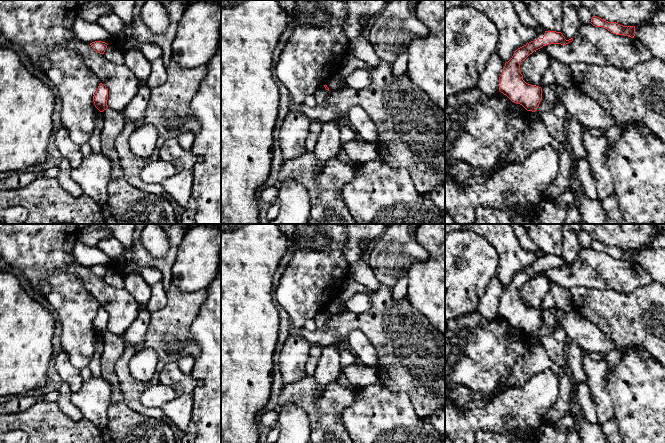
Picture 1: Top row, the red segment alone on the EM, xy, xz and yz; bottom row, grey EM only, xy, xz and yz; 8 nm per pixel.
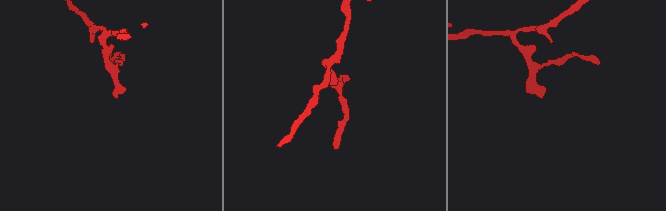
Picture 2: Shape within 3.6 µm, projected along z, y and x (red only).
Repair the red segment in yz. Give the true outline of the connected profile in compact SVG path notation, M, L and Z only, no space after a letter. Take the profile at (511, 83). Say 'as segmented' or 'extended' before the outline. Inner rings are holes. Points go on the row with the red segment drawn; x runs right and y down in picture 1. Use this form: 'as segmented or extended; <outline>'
as segmented; M545 31L542 38L536 39L518 48L512 58L505 63L499 77L499 91L512 102L522 105L527 111L535 112L542 99L542 88L523 80L520 64L534 51L550 44L566 45L573 38L566 40L561 32Z

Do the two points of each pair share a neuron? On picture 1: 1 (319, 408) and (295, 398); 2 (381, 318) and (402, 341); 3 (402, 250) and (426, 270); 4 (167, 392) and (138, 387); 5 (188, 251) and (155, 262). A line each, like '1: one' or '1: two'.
1: one
2: one
3: two
4: two
5: two

